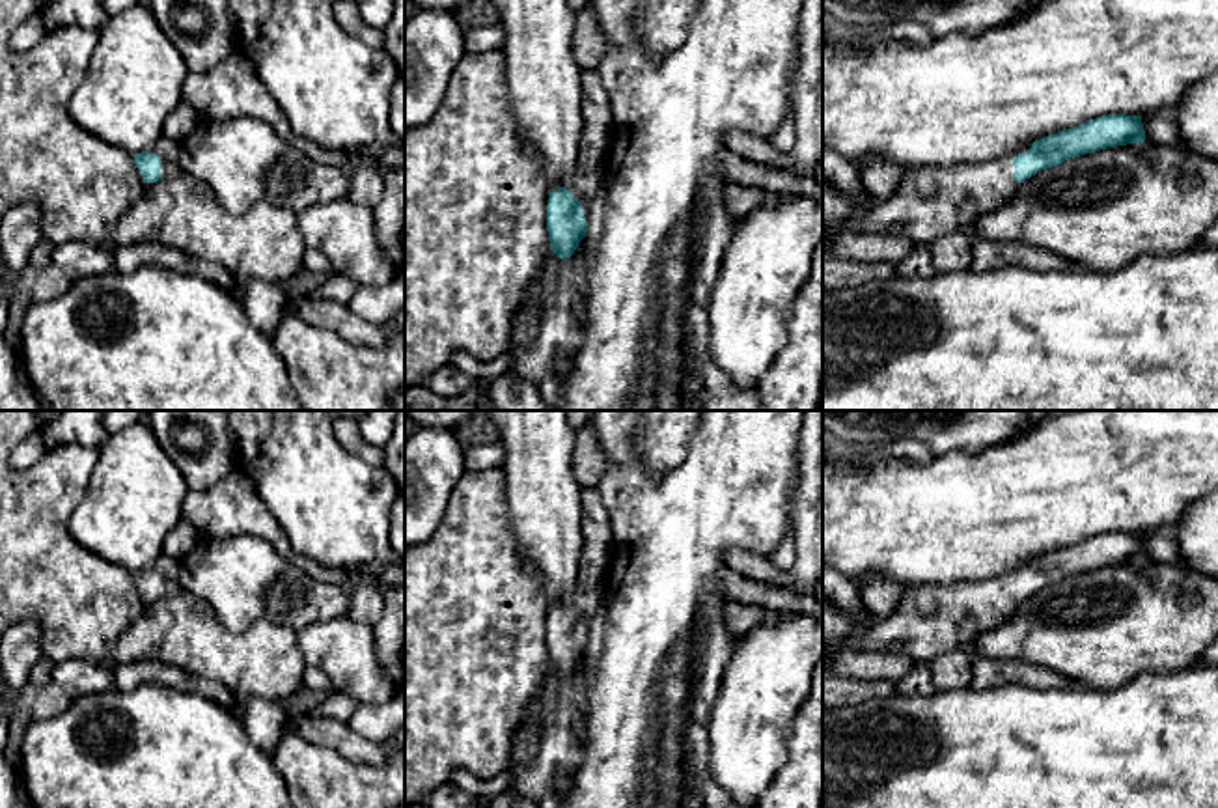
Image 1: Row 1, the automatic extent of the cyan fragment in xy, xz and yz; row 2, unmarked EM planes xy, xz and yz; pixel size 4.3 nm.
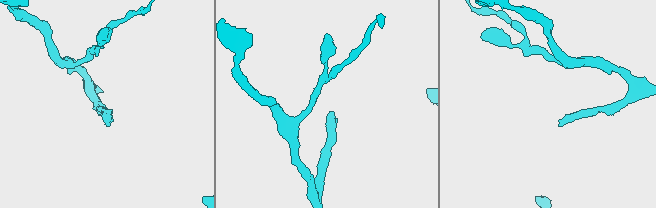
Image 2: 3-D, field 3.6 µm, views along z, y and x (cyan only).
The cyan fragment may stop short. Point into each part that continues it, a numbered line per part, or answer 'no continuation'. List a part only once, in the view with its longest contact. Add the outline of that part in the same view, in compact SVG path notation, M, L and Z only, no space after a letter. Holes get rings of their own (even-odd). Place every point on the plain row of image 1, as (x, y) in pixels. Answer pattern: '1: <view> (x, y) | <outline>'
1: yz (929, 620) | M1031 562L985 580L908 586L888 620L852 631L845 644L852 649L903 653L920 666L955 649L972 655L977 636L1002 625L1020 605L1013 597L1011 577Z

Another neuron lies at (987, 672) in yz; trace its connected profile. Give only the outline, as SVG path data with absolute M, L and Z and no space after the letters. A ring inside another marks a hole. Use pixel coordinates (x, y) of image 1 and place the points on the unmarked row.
M972 655L974 679L970 689L985 690L1007 683L1018 683L1041 690L1067 689L1073 681L1052 668L1017 659L989 659Z

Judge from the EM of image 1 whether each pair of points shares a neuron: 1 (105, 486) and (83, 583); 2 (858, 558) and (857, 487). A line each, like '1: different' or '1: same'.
1: different
2: same

